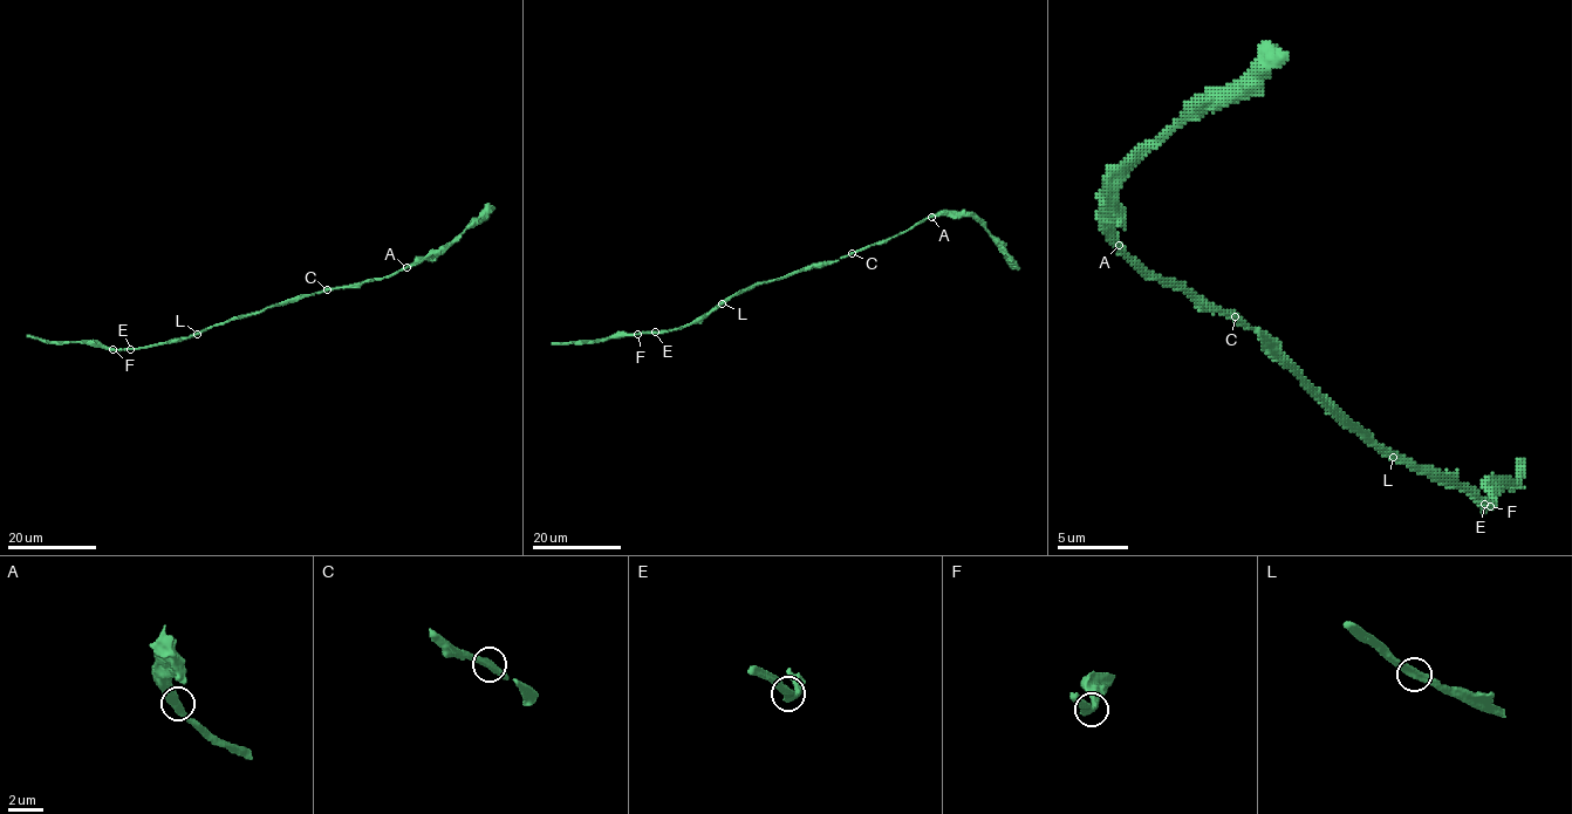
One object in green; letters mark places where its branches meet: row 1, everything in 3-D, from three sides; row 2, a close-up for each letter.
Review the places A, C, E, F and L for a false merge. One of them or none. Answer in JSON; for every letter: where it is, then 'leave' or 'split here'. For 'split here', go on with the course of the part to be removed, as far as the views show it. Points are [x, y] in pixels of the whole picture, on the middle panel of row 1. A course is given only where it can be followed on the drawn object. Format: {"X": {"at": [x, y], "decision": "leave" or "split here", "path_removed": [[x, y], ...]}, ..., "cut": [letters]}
{"A": {"at": [931, 217], "decision": "leave"}, "C": {"at": [852, 253], "decision": "leave"}, "E": {"at": [655, 332], "decision": "leave"}, "F": {"at": [637, 334], "decision": "leave"}, "L": {"at": [722, 303], "decision": "leave"}, "cut": []}

